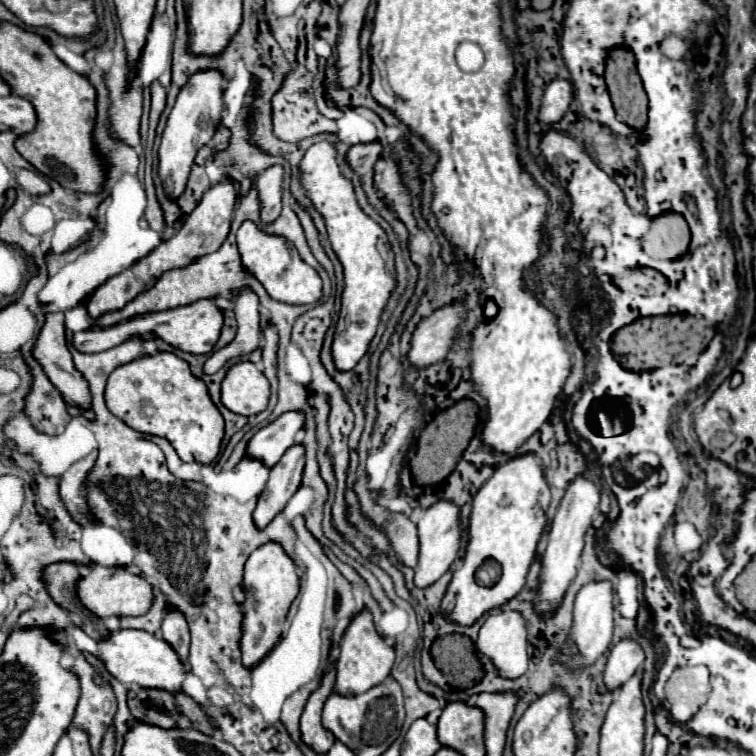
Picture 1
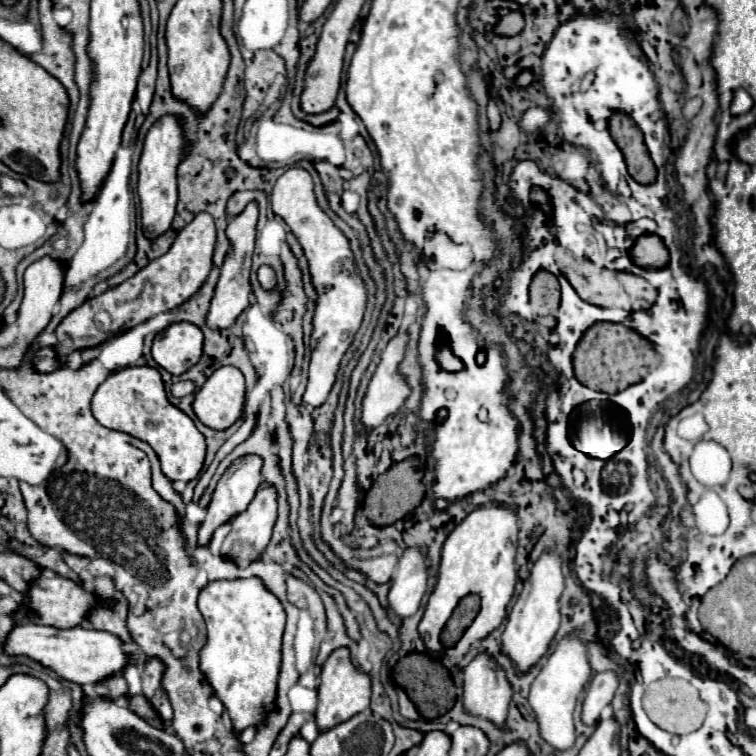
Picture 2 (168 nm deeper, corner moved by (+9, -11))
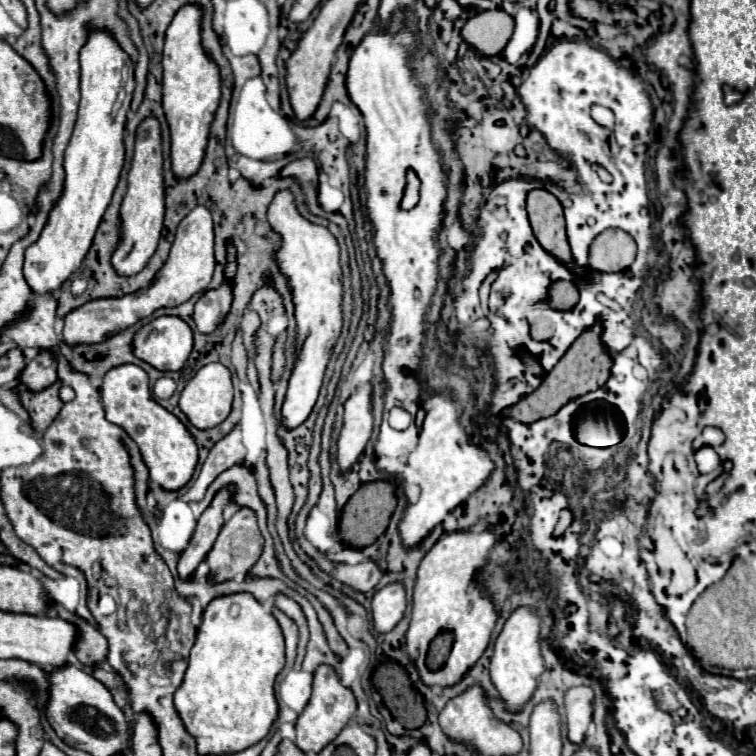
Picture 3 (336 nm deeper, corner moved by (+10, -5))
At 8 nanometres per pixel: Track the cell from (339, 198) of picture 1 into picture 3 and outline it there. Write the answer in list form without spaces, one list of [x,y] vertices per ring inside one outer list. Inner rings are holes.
[[[278,192],[268,208],[270,228],[280,236],[280,246],[274,254],[278,270],[286,276],[292,288],[292,304],[296,318],[296,362],[288,380],[288,392],[282,404],[282,418],[286,430],[298,428],[312,412],[326,364],[330,360],[332,348],[342,330],[342,270],[340,270],[340,250],[336,238],[324,228],[306,222],[296,206],[290,192]]]

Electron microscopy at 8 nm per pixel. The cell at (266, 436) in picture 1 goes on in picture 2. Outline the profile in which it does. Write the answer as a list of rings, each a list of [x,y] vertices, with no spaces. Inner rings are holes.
[[[249,454],[249,456],[233,460],[233,464],[225,470],[221,480],[217,482],[217,488],[213,492],[213,498],[211,498],[211,504],[209,504],[209,510],[207,510],[207,516],[205,516],[205,520],[203,520],[201,528],[199,528],[199,544],[207,544],[211,540],[211,536],[213,536],[213,532],[223,522],[227,522],[229,518],[233,518],[235,514],[239,514],[239,512],[243,512],[247,508],[247,504],[253,500],[257,488],[263,482],[261,466],[263,466],[263,458],[257,456],[257,454]]]

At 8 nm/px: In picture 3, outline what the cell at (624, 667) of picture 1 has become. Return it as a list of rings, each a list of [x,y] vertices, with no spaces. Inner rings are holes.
[[[584,686],[570,688],[564,696],[564,714],[568,726],[568,740],[582,744],[584,732],[592,722],[592,690]]]

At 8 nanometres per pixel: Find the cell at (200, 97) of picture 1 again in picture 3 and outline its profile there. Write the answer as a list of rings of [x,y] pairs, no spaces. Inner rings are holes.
[[[150,116],[142,120],[136,128],[136,150],[132,158],[132,168],[128,172],[128,190],[120,206],[120,242],[112,254],[112,266],[120,276],[138,274],[146,262],[152,258],[164,220],[164,182],[162,182],[162,140],[160,122]]]

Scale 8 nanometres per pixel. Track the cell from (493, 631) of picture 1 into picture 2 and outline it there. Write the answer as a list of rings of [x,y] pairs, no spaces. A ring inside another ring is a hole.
[[[479,652],[463,670],[463,706],[477,716],[503,724],[513,694],[505,670],[487,654]]]

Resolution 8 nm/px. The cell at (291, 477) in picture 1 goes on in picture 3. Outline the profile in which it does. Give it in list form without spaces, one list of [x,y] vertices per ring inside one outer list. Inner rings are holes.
[[[240,508],[222,526],[222,530],[220,530],[210,554],[208,554],[208,566],[210,566],[208,580],[212,584],[220,584],[220,582],[226,582],[226,580],[242,580],[242,578],[246,578],[246,574],[250,572],[254,562],[262,554],[262,544],[264,544],[264,538],[262,538],[262,534],[258,530],[256,514],[252,510],[248,510],[248,508]]]

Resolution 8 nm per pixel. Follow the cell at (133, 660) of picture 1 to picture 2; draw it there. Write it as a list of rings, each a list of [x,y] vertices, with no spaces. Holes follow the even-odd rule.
[[[23,624],[17,626],[5,644],[7,654],[25,654],[43,666],[55,670],[61,678],[77,682],[77,684],[99,684],[111,676],[125,672],[131,666],[127,660],[127,652],[121,648],[123,642],[109,632],[87,630],[83,626],[75,626],[69,630],[45,626],[45,624]]]

